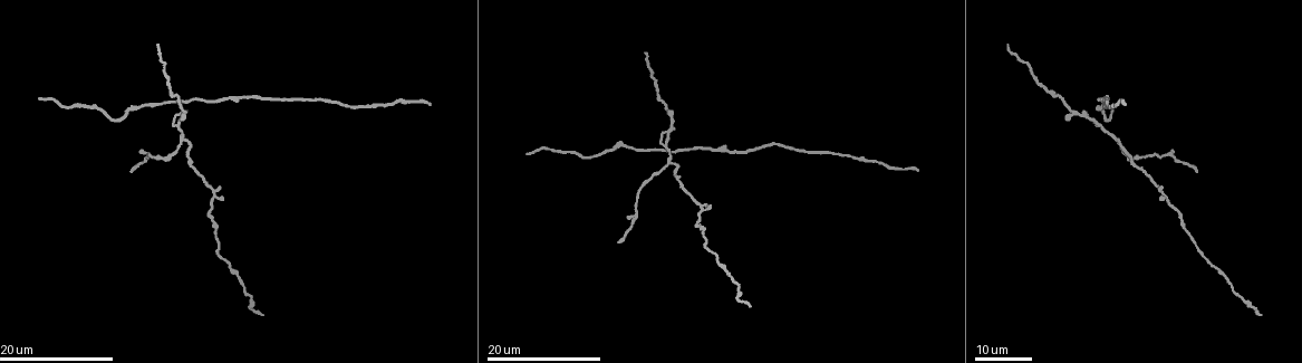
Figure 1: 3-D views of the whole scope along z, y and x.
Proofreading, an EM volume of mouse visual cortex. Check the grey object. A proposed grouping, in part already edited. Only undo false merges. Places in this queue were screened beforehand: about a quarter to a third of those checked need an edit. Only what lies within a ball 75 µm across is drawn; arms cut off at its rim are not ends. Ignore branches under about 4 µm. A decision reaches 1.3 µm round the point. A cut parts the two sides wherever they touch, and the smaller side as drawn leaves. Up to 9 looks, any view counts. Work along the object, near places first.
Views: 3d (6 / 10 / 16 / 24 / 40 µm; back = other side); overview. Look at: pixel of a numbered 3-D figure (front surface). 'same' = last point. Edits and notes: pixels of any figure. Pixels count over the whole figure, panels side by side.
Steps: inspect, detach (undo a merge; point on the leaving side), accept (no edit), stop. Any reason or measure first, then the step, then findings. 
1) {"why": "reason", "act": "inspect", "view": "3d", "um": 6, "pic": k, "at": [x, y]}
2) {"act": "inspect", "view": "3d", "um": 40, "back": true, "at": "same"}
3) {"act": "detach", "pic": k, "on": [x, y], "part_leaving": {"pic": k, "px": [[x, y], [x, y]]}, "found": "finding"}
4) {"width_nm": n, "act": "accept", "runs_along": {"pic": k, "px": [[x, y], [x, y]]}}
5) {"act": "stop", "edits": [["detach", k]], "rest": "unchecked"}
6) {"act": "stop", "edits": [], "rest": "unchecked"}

{"why": "a fork", "act": "inspect", "view": "3d", "um": 16, "pic": 1, "at": [173, 127]}

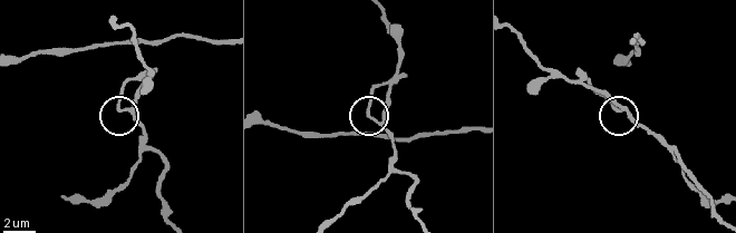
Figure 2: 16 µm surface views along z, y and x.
{"why": "closer look", "act": "inspect", "view": "3d", "um": 10, "pic": 2, "at": [122, 110]}

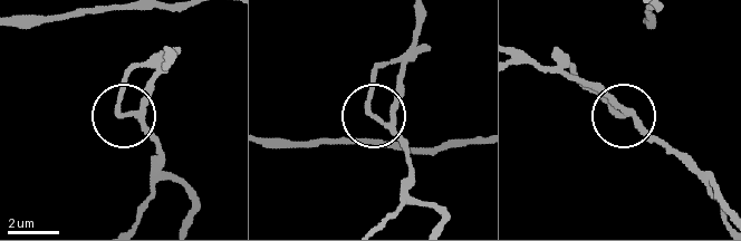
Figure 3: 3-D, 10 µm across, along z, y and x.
{"arms": 3, "act": "accept", "found": "all the same cell"}

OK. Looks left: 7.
{"why": "sudden change in width", "act": "inspect", "view": "3d", "um": 16, "pic": 1, "at": [1168, 154]}

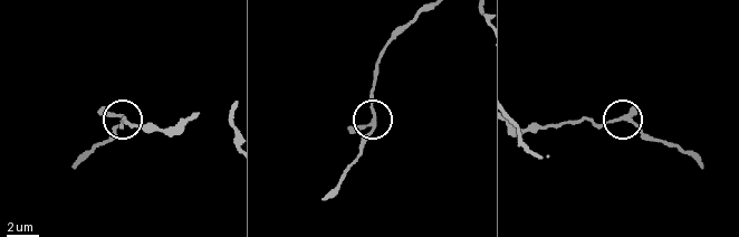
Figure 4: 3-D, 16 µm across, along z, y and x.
{"act": "inspect", "view": "3d", "um": 10, "pic": 4, "at": [628, 118]}

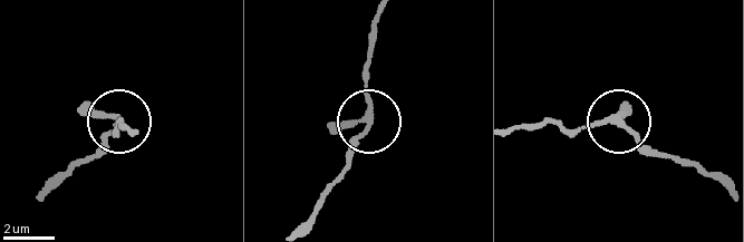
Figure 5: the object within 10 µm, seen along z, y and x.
{"arms": 3, "act": "accept", "runs_along": {"pic": 5, "px": [[517, 127], [549, 119], [575, 132], [612, 119], [662, 155]]}, "found": "one cell here"}

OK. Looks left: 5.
{"why": "thin neck", "act": "inspect", "view": "3d", "um": 16, "pic": 1, "at": [650, 177]}

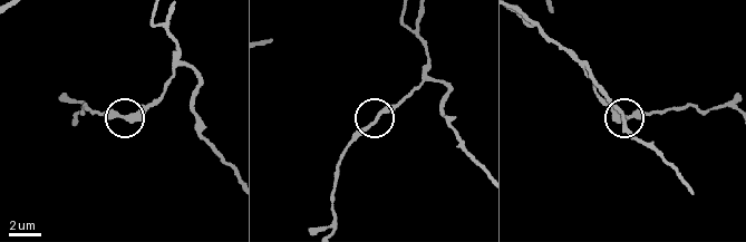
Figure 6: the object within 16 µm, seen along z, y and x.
{"act": "inspect", "view": "3d", "um": 6, "pic": 6, "at": [127, 118]}

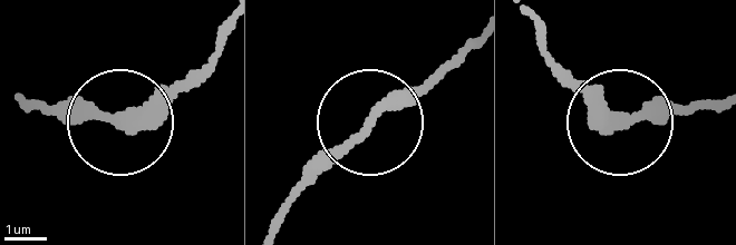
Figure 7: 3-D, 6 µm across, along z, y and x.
{"width_nm": 270, "act": "accept", "runs_along": {"pic": 7, "px": [[225, 30], [190, 72], [125, 115], [44, 108]]}, "found": "all the same cell"}

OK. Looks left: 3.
{"why": "branch point", "act": "inspect", "view": "3d", "um": 24, "pic": 1, "at": [182, 138]}

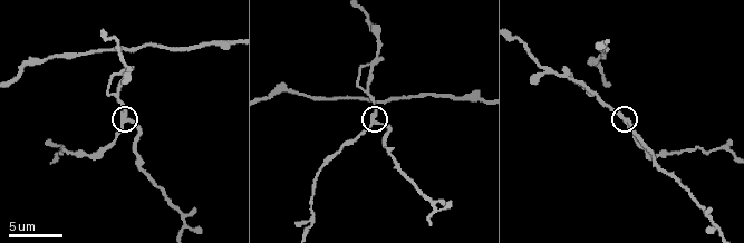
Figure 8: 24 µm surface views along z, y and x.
{"why": "closer look", "act": "inspect", "view": "3d", "um": 6, "pic": 8, "at": [377, 124]}

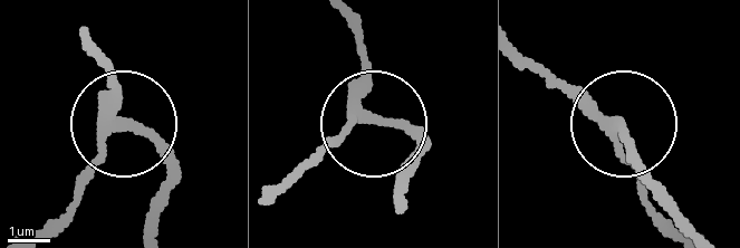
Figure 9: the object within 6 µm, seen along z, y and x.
{"side_arm_um": 21, "arms": 3, "act": "accept", "found": "continuous, no second cell"}

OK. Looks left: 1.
{"act": "stop", "edits": [], "rest": "unchecked"}

